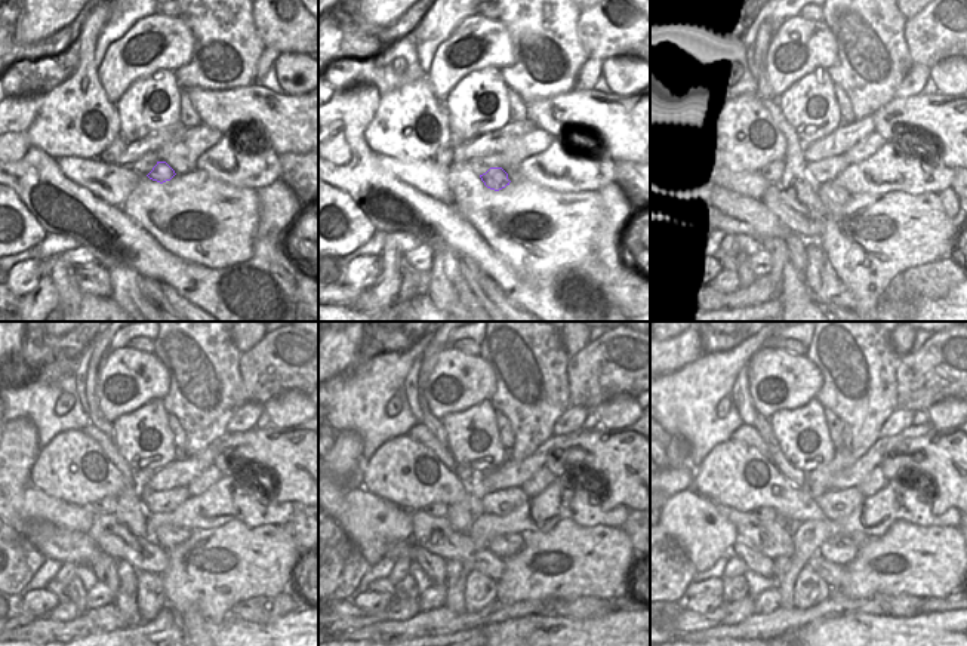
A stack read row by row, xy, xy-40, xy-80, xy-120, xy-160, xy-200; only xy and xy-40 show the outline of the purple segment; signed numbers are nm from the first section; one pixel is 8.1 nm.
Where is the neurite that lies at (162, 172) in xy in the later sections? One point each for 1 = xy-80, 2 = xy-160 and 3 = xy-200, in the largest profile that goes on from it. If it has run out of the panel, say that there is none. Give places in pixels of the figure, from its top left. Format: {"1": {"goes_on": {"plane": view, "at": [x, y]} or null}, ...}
{"1": {"goes_on": {"plane": "xy-80", "at": [831, 197]}}, "2": {"goes_on": {"plane": "xy-160", "at": [504, 545]}}, "3": {"goes_on": {"plane": "xy-200", "at": [840, 548]}}}

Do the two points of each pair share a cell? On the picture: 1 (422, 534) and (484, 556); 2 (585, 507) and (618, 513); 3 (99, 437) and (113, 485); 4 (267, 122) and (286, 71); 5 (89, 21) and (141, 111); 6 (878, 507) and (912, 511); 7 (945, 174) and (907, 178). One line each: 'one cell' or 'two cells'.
1: one cell
2: one cell
3: two cells
4: two cells
5: two cells
6: one cell
7: one cell

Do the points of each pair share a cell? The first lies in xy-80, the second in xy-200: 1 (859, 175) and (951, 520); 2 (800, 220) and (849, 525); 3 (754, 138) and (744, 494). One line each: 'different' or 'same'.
1: same
2: different
3: same

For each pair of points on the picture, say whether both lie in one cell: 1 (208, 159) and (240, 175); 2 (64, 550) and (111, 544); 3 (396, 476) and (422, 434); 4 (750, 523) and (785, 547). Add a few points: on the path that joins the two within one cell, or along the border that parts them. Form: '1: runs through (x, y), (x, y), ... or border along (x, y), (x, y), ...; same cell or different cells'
1: runs through (215, 160), (224, 169), (233, 171); same cell
2: border along (86, 534), (104, 553); different cells
3: border along (406, 434), (425, 445), (443, 464); different cells
4: runs through (758, 532), (776, 541); same cell

